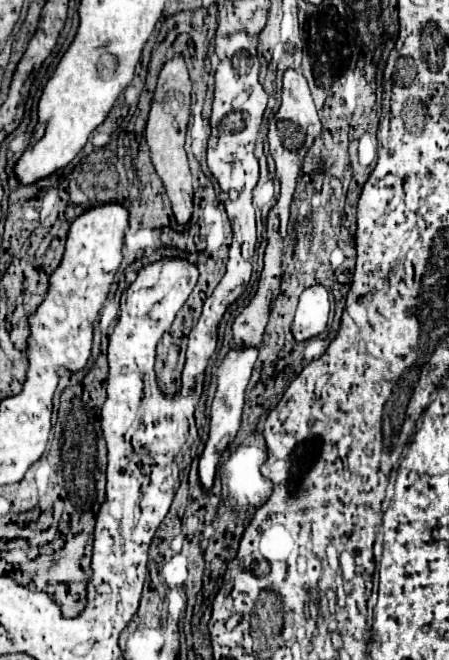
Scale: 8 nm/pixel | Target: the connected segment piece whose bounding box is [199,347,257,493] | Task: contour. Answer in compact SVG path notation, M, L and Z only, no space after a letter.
M249 347L249 349L243 349L243 351L231 349L217 369L217 383L219 385L217 385L217 393L215 393L215 399L213 399L213 405L211 405L211 417L209 417L211 429L209 429L209 437L207 437L203 455L199 459L199 481L201 481L201 487L203 487L205 493L211 493L219 459L221 459L223 451L227 449L229 441L235 439L235 435L237 435L237 429L239 429L239 423L241 423L241 411L243 411L243 395L245 395L245 387L249 383L255 359L257 359L255 347Z

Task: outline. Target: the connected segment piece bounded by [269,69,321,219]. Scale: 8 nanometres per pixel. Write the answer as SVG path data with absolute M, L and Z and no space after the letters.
M287 69L283 75L283 103L279 107L279 111L275 113L275 117L269 121L269 151L275 159L277 165L277 177L281 181L281 195L277 199L277 219L279 219L279 209L291 203L293 193L295 193L295 185L297 185L297 177L299 177L299 167L303 165L305 153L309 151L309 147L313 145L315 137L321 135L321 121L309 91L309 85L305 81L305 77L295 71L295 69Z

